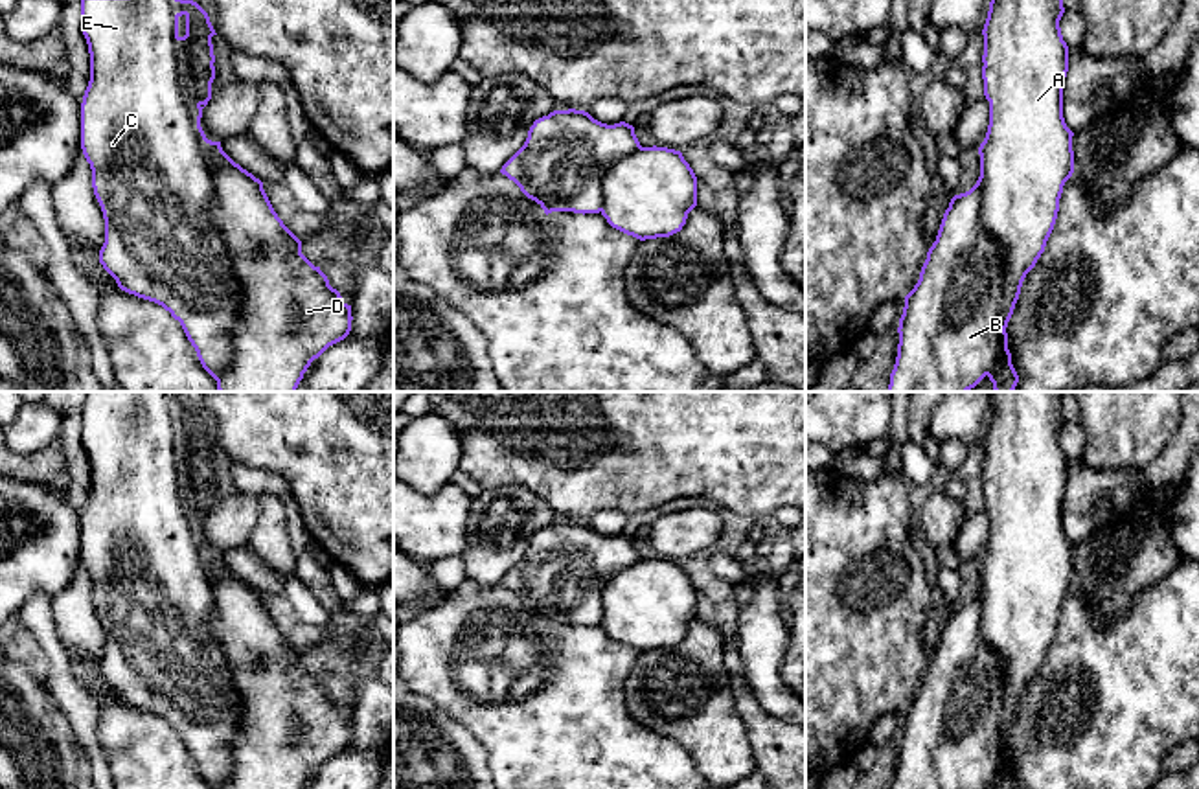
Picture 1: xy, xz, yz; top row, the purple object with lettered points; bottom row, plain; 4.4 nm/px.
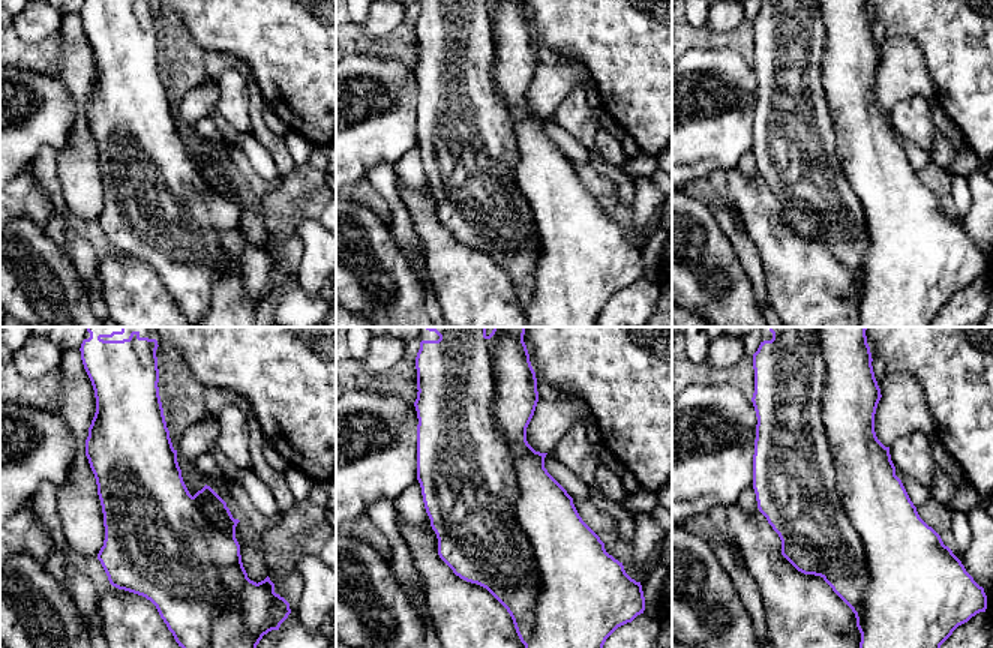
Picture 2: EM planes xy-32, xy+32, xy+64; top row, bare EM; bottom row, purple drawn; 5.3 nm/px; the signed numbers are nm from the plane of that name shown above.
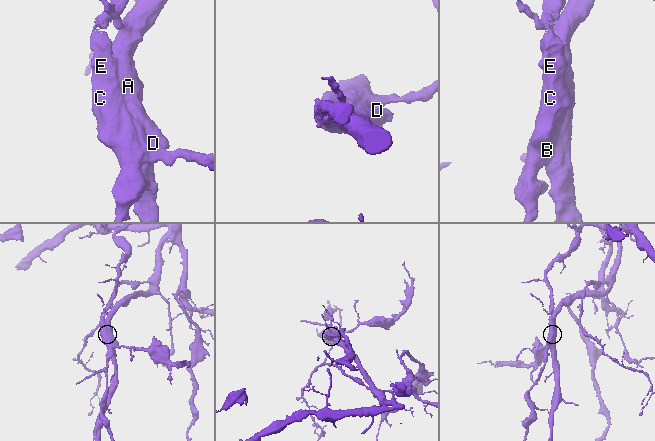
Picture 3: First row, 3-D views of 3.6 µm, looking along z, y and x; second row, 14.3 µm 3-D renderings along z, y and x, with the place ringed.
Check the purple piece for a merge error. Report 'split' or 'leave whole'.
split

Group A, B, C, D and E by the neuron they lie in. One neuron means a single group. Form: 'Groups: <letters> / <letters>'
Groups: A D / B C E

